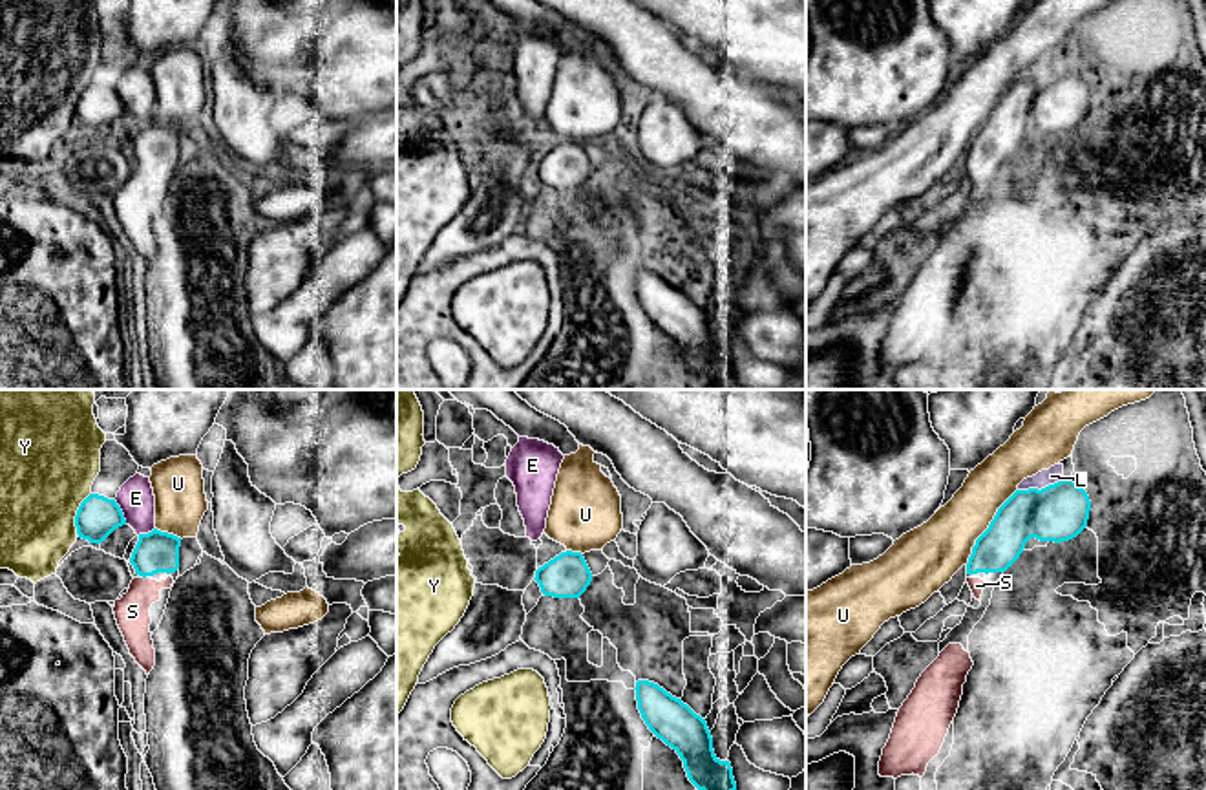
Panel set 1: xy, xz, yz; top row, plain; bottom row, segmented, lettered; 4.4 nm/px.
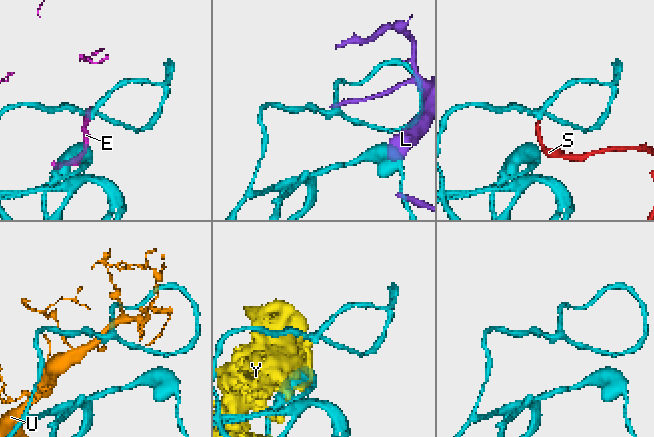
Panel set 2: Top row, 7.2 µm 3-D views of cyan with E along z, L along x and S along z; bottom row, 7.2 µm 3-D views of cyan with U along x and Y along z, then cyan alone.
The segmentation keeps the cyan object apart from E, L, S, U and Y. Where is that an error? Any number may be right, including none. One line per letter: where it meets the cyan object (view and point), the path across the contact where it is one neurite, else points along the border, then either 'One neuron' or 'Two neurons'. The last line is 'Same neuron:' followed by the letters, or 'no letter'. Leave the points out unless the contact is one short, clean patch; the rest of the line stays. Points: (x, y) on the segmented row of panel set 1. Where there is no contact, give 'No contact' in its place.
E: Touches cyan at xy (121, 512). Boundary: xy (114, 500), (126, 523). Two neurons
L: Touches cyan at yz (1036, 489). Boundary: yz (1060, 480), (1040, 489), (1018, 491). Two neurons
S: Touches cyan at xy (145, 576). Path across: xy (156, 551), (147, 560), (145, 576), (145, 589), (132, 611). One neuron
U: Touches cyan at yz (989, 527). Two neurons
Y: Touches cyan at xy (77, 512). Two neurons
Same neuron: S

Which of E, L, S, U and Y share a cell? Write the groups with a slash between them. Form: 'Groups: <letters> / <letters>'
Groups: E L / S / U / Y

